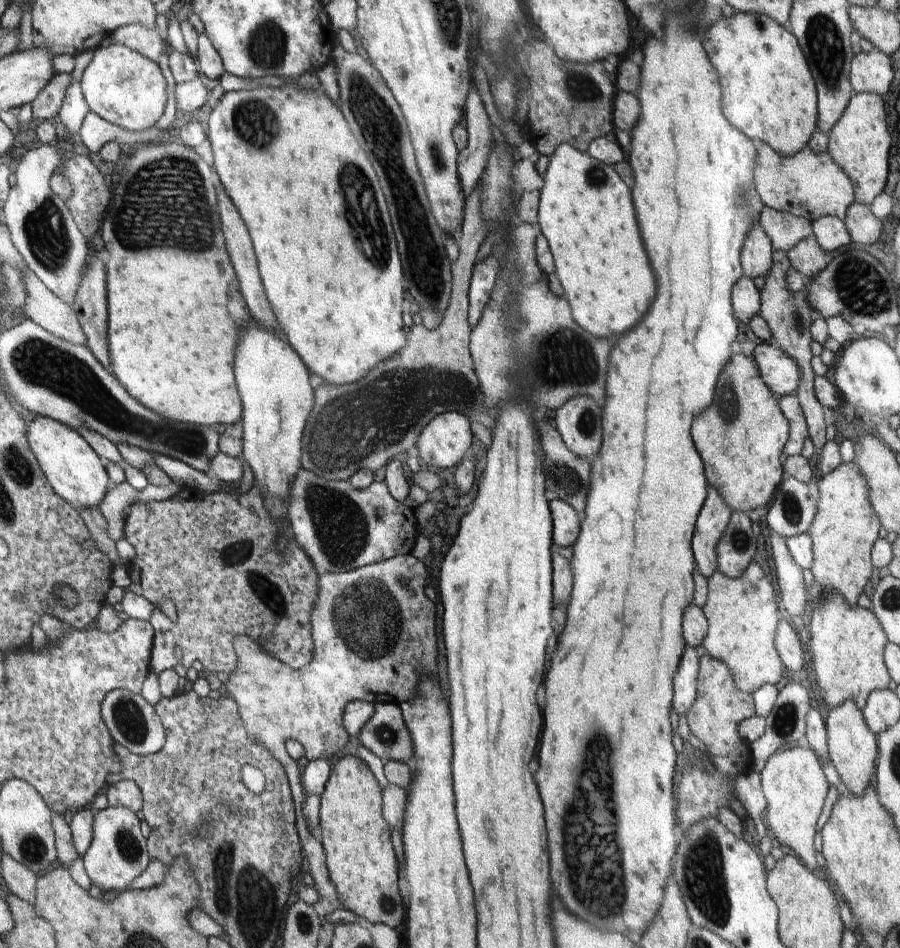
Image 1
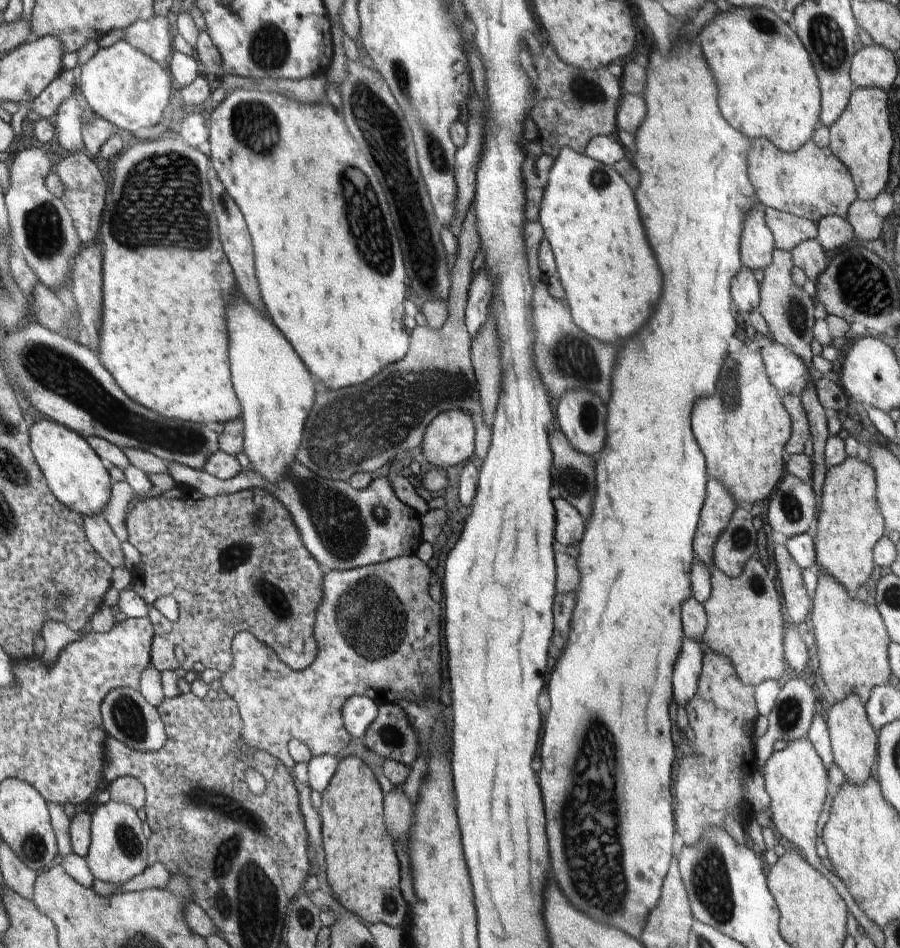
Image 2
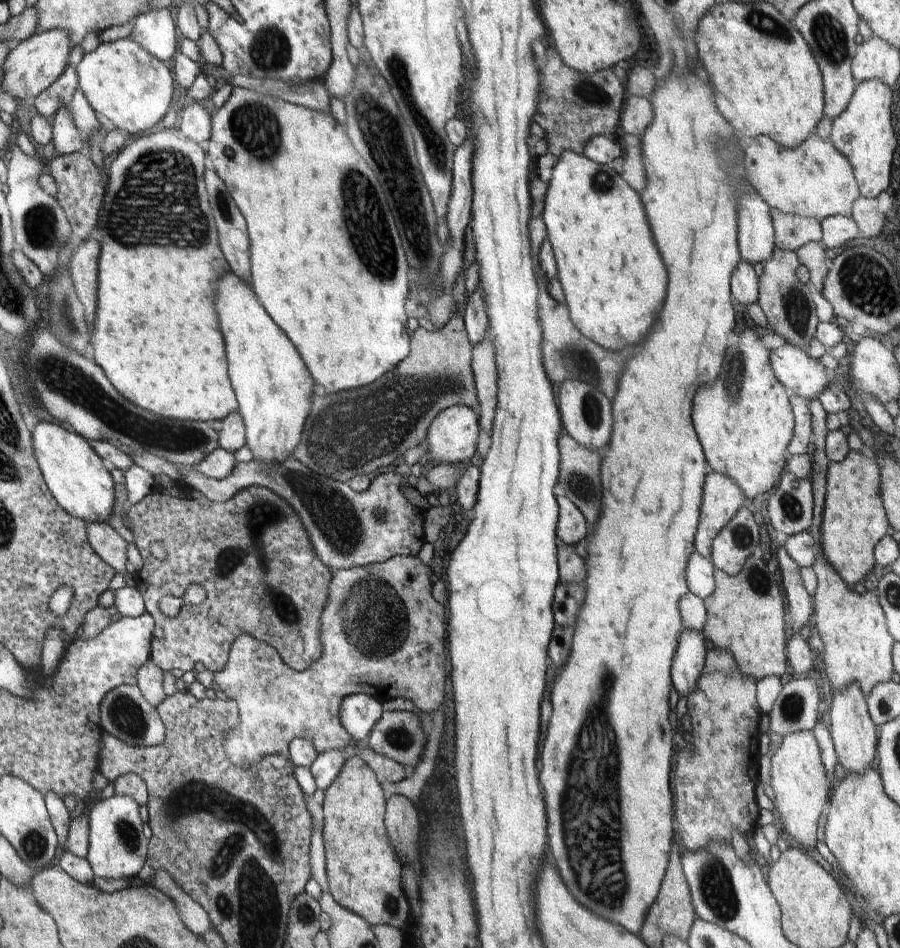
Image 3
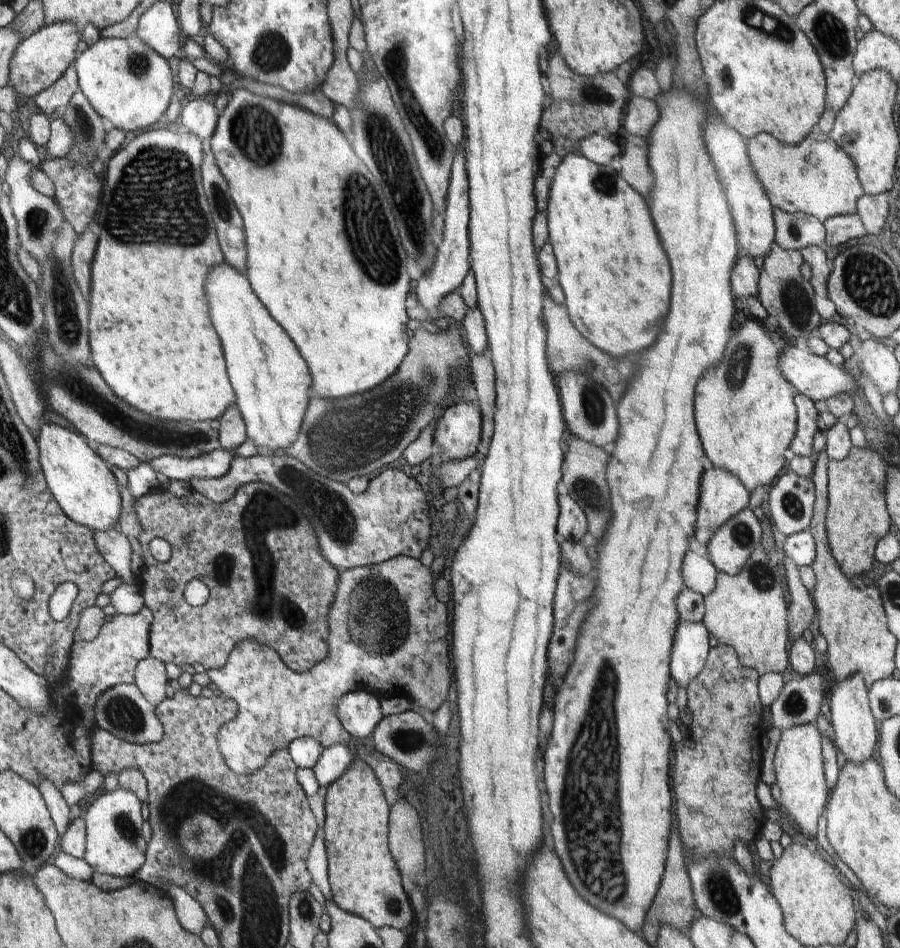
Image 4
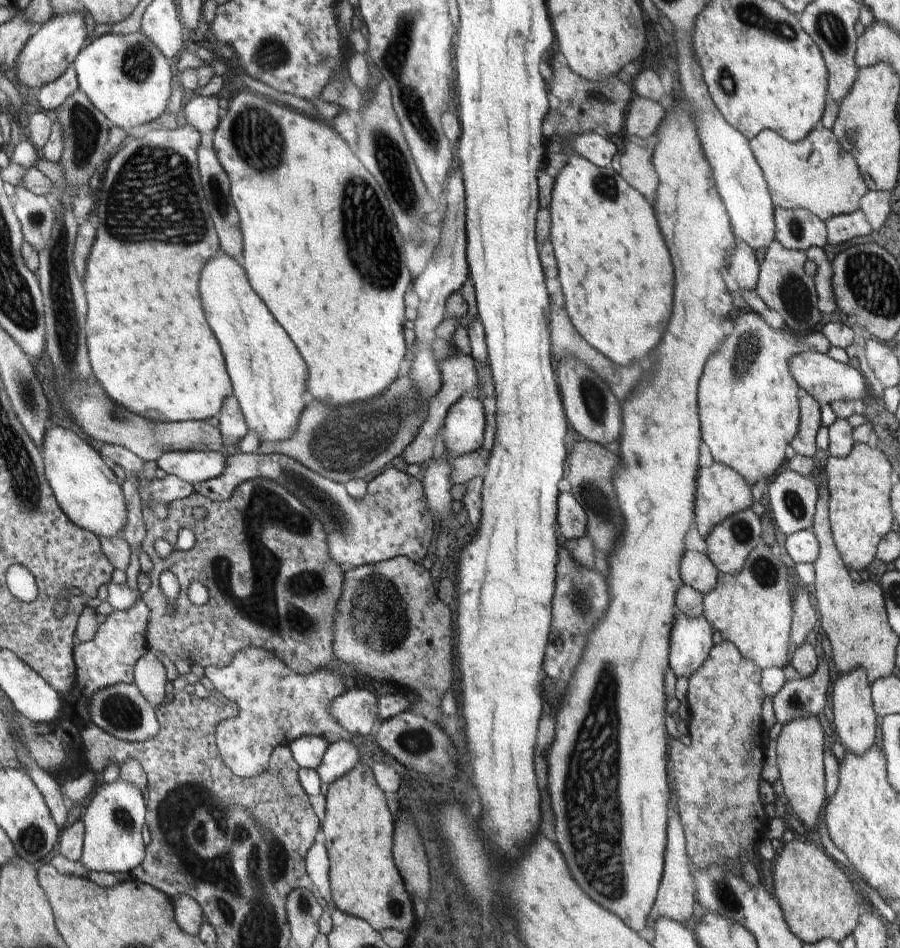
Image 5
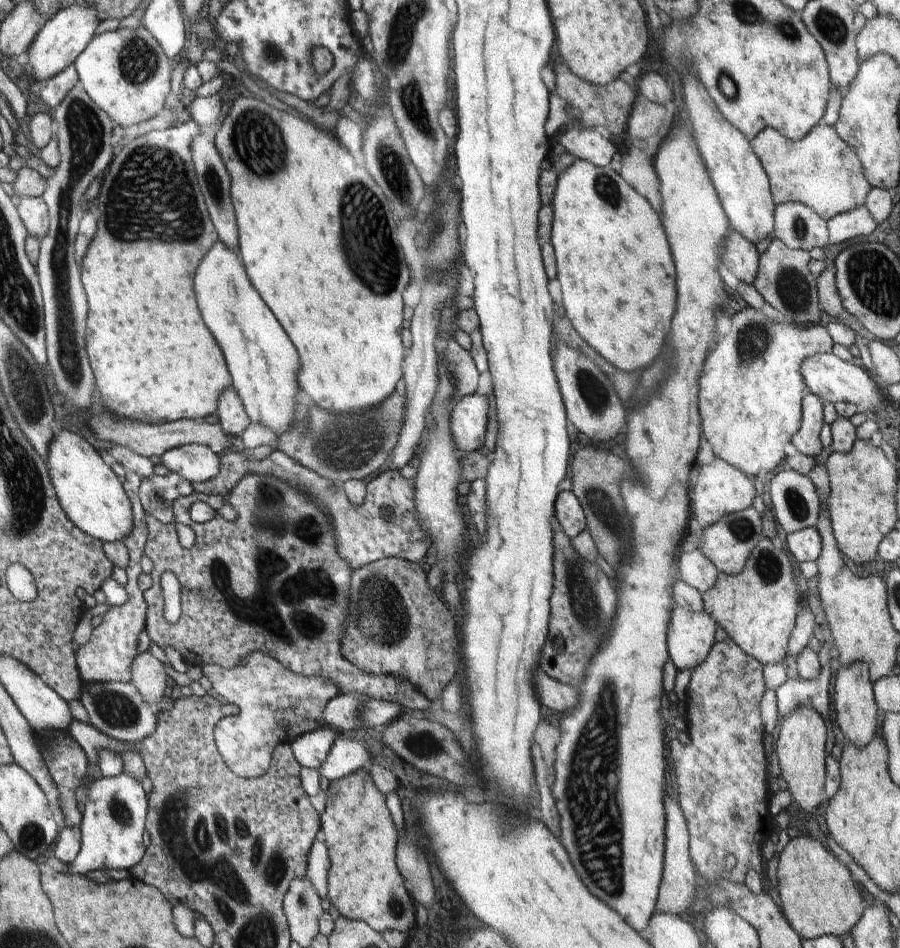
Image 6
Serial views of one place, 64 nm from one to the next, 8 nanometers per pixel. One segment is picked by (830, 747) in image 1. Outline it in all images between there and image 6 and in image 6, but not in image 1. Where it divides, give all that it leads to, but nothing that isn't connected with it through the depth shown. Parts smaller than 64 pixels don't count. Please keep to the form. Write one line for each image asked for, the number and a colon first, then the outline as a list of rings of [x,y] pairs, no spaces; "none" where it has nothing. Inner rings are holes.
2: [[[849,694],[841,702],[831,702],[827,706],[827,732],[829,732],[829,746],[833,750],[833,764],[843,772],[845,782],[851,784],[863,784],[871,774],[875,774],[875,762],[877,762],[877,736],[871,728],[865,704],[859,700],[857,694]]]
3: [[[851,682],[841,692],[835,692],[829,706],[829,738],[833,742],[833,750],[837,762],[845,772],[865,772],[867,766],[873,766],[877,760],[877,736],[875,726],[869,720],[869,706],[865,704],[865,696],[857,682]]]
4: [[[855,674],[843,682],[837,682],[837,686],[831,690],[829,720],[831,720],[831,728],[833,728],[833,746],[837,746],[837,750],[843,754],[845,762],[849,762],[853,766],[867,762],[873,754],[879,734],[877,734],[875,720],[869,710],[869,692],[865,690],[865,684],[859,674]]]
5: [[[857,668],[849,674],[839,674],[835,680],[835,686],[831,688],[831,712],[833,712],[833,724],[837,732],[837,742],[845,748],[845,752],[851,752],[855,756],[865,754],[873,742],[875,742],[875,710],[871,702],[871,684],[867,680],[867,674],[863,668]]]
6: [[[855,662],[849,666],[839,666],[835,674],[835,722],[847,740],[857,748],[865,748],[875,738],[875,718],[877,718],[877,704],[873,696],[873,682],[869,676],[869,666],[865,662]]]

